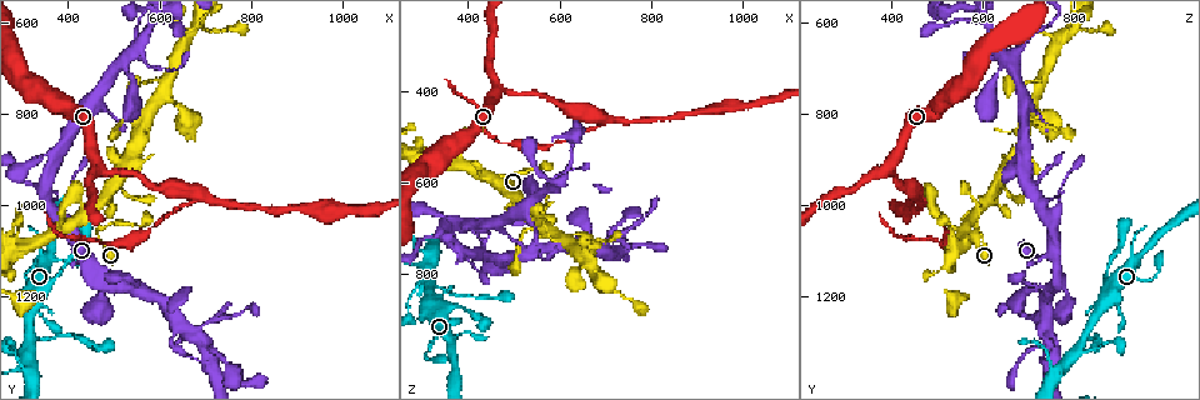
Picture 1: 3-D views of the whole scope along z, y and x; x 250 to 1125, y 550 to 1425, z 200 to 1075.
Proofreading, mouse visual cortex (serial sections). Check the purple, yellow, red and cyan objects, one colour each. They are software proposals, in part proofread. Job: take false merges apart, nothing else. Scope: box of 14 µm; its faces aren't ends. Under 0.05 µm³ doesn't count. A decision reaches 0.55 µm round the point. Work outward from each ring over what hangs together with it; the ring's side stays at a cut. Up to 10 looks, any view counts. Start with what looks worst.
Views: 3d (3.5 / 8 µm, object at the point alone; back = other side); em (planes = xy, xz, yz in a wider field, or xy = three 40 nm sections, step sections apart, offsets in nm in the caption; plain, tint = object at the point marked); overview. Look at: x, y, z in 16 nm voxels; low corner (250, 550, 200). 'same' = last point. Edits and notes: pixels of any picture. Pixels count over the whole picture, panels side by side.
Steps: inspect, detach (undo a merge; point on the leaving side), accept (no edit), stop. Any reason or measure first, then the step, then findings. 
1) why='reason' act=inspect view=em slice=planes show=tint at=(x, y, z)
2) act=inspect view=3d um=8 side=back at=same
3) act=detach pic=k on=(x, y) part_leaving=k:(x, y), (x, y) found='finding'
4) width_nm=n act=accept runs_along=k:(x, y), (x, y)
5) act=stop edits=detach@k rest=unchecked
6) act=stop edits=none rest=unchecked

why='thin arm on a thick one' act=inspect view=3d um=3.5 at=(320, 1310, 810)

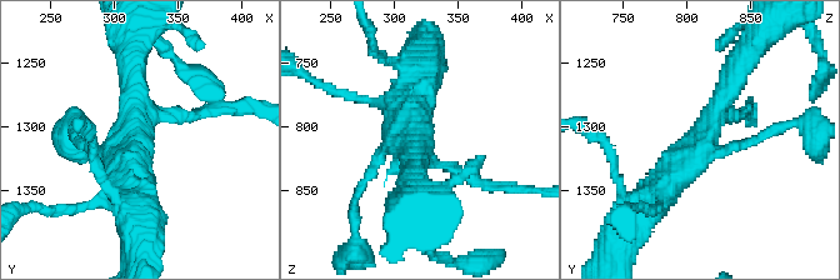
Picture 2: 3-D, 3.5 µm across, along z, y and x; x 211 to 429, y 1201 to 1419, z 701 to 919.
act=inspect view=em slice=xy step=3 show=tint at=(316, 1304, 814)

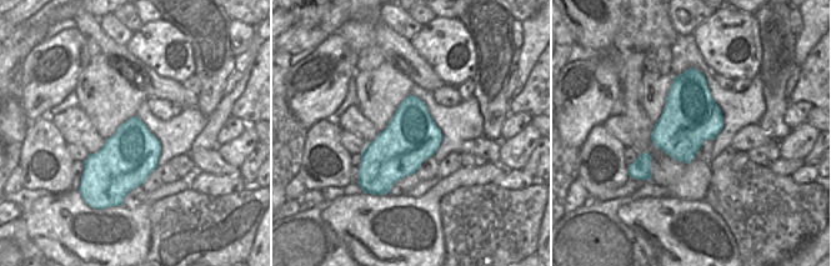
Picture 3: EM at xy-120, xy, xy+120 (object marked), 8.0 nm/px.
width_nm=420 act=accept runs_along=2:(743, 55), (708, 129), (650, 201) found='all the same cell'

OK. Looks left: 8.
why='arms part here' act=inspect view=3d um=8 side=back at=(695, 985, 460)

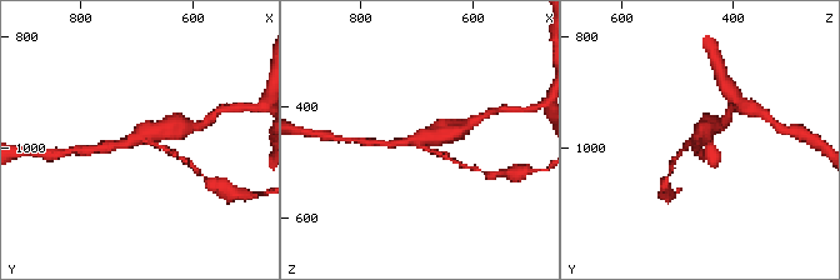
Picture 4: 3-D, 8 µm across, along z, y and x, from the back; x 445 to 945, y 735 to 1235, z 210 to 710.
why='closer look' act=inspect view=3d um=3.5 at=(700, 980, 460)

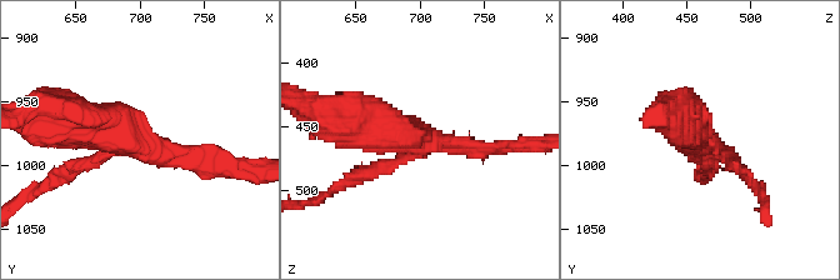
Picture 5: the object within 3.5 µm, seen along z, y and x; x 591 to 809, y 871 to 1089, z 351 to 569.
arms=3 arm_widths_nm=150,250,500 act=inspect view=em slice=xy step=2 show=tint at=(698, 982, 462)

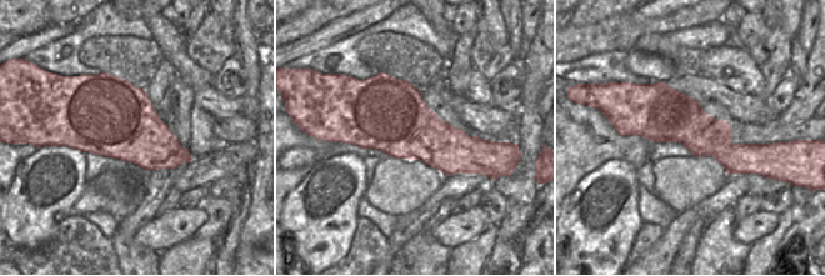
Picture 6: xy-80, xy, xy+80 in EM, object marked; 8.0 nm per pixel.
act=accept runs_along=5:(65, 118), (214, 168) found='all the same cell'

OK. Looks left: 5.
why='small branch off a trunk' act=inspect view=3d um=3.5 at=(445, 1025, 585)

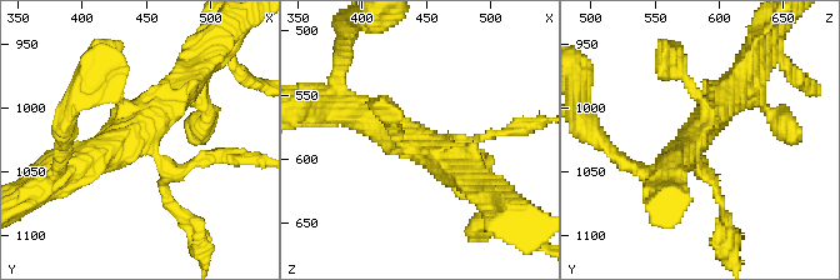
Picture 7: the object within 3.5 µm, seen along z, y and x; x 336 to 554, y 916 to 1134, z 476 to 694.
act=inspect view=em slice=xy step=2 show=tint at=(450, 1028, 584)

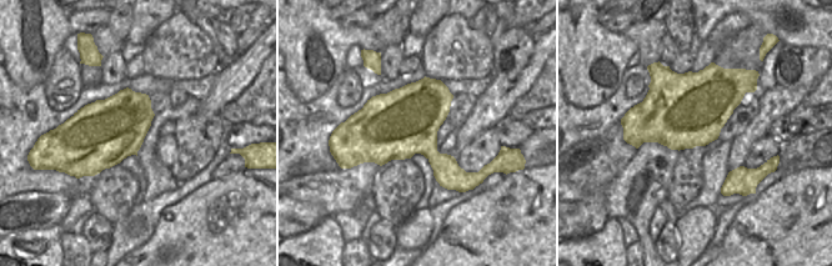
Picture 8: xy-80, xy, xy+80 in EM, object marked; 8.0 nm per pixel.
act=inspect view=em slice=xy step=1 show=tint at=same

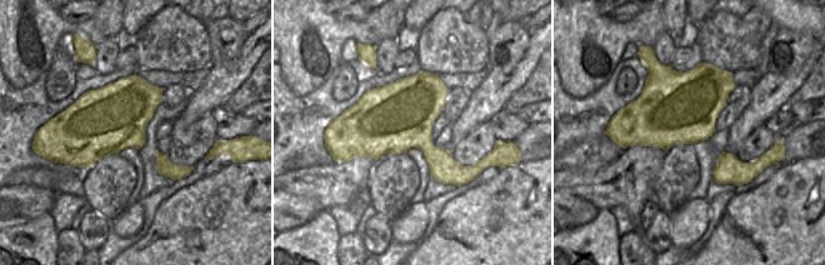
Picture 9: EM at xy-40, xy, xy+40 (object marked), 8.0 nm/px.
act=accept runs_along=7:(724, 205), (698, 140), (740, 79) found='all the same cell'

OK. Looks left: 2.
why='narrows sharply' act=inspect view=3d um=3.5 at=(520, 680, 650)

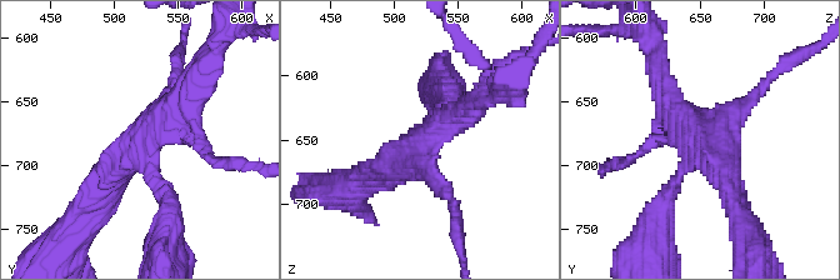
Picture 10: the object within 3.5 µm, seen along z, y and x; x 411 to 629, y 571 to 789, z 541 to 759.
act=inspect view=em slice=planes show=tint at=(524, 678, 652)

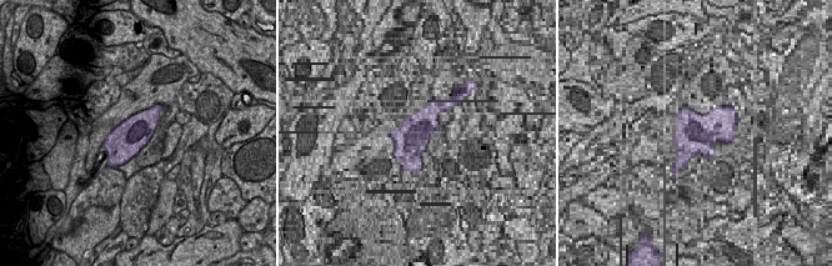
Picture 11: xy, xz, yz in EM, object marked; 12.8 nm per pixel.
act=accept runs_along=10:(95, 198), (195, 86) found='all the same cell'

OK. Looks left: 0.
act=stop edits=none rest=unchecked

